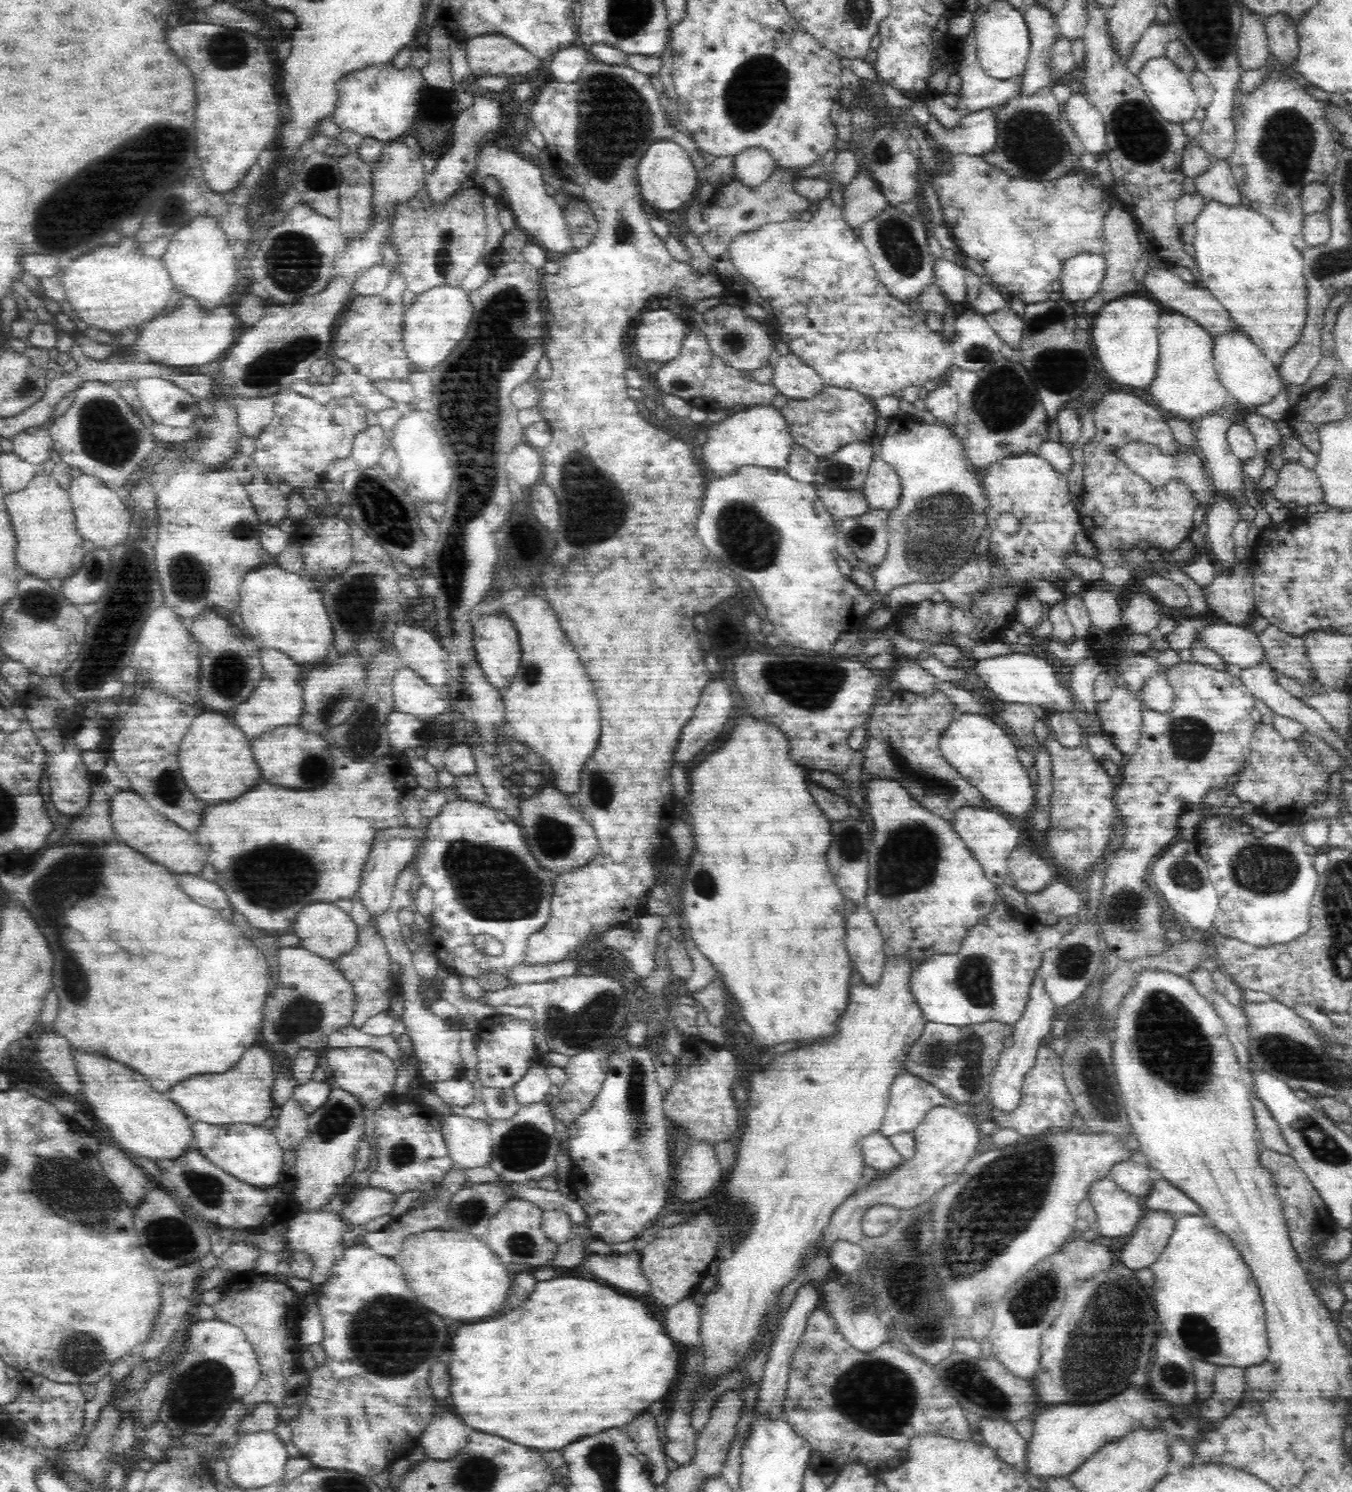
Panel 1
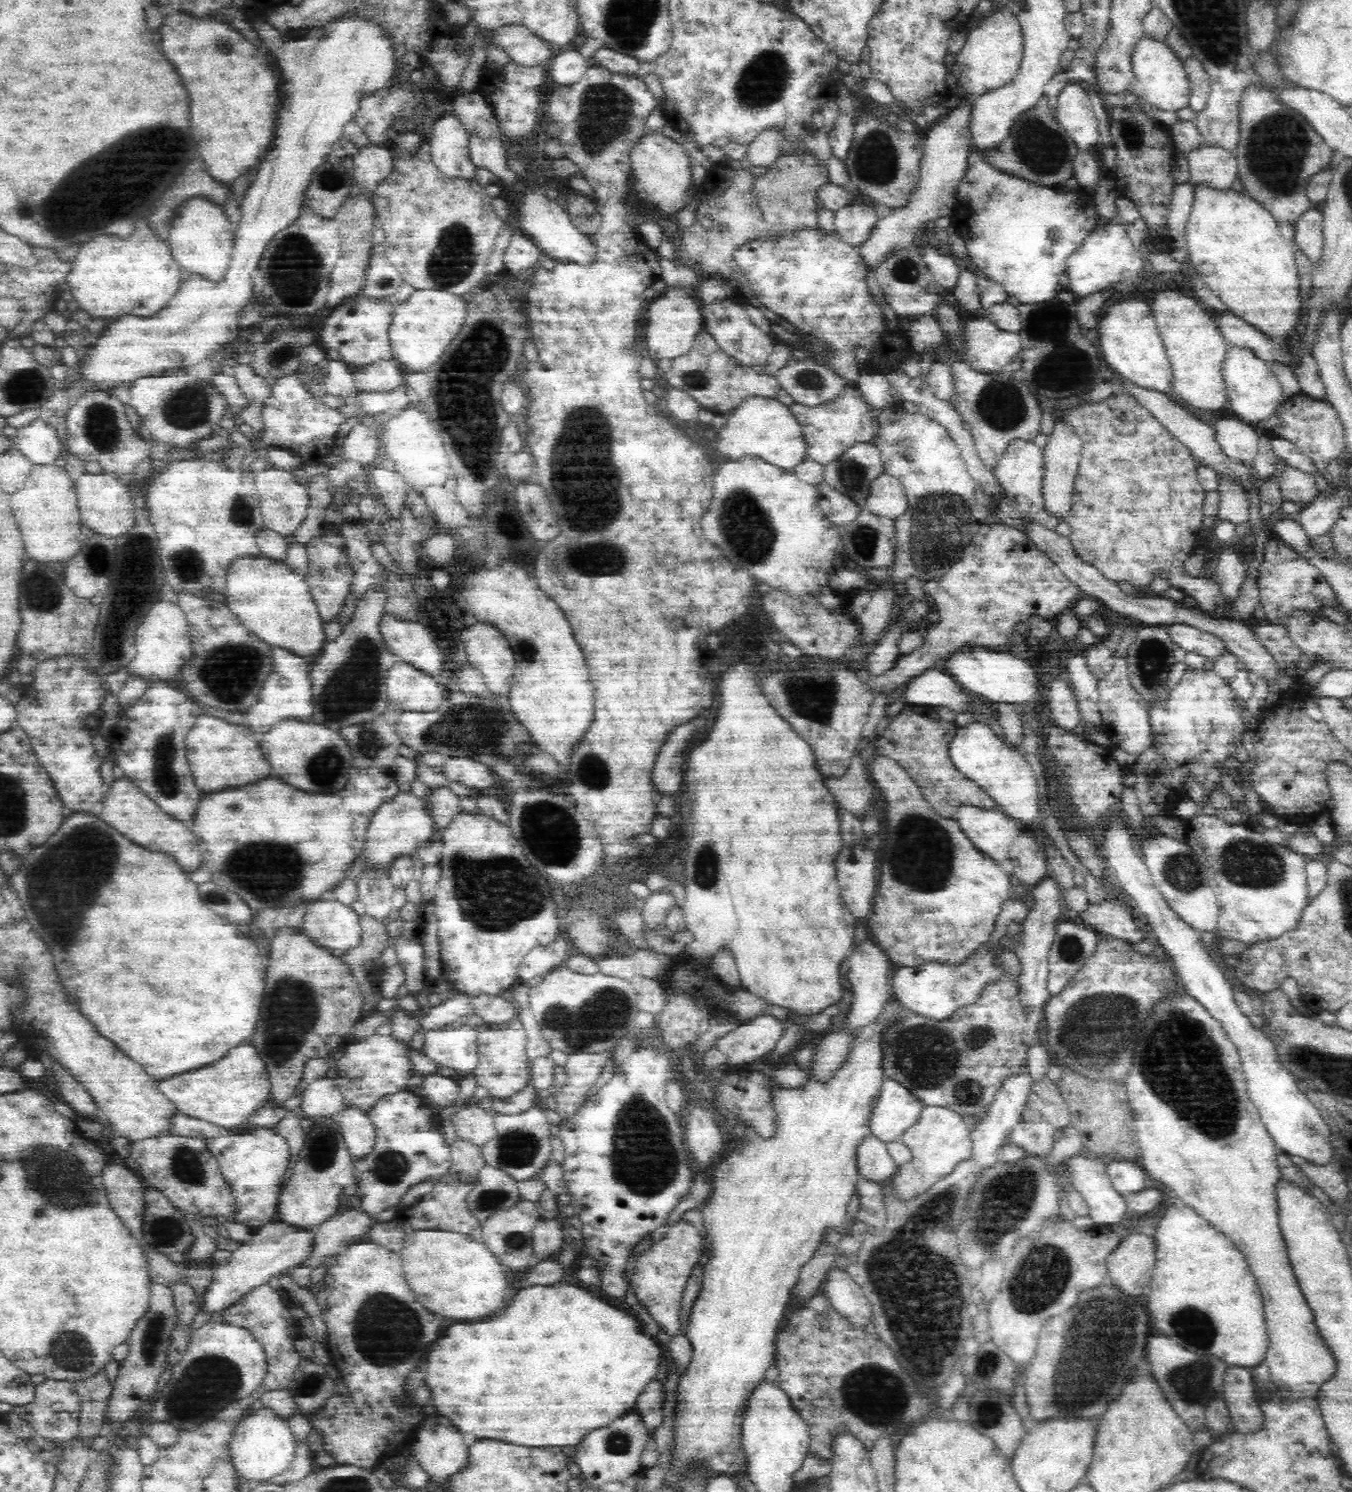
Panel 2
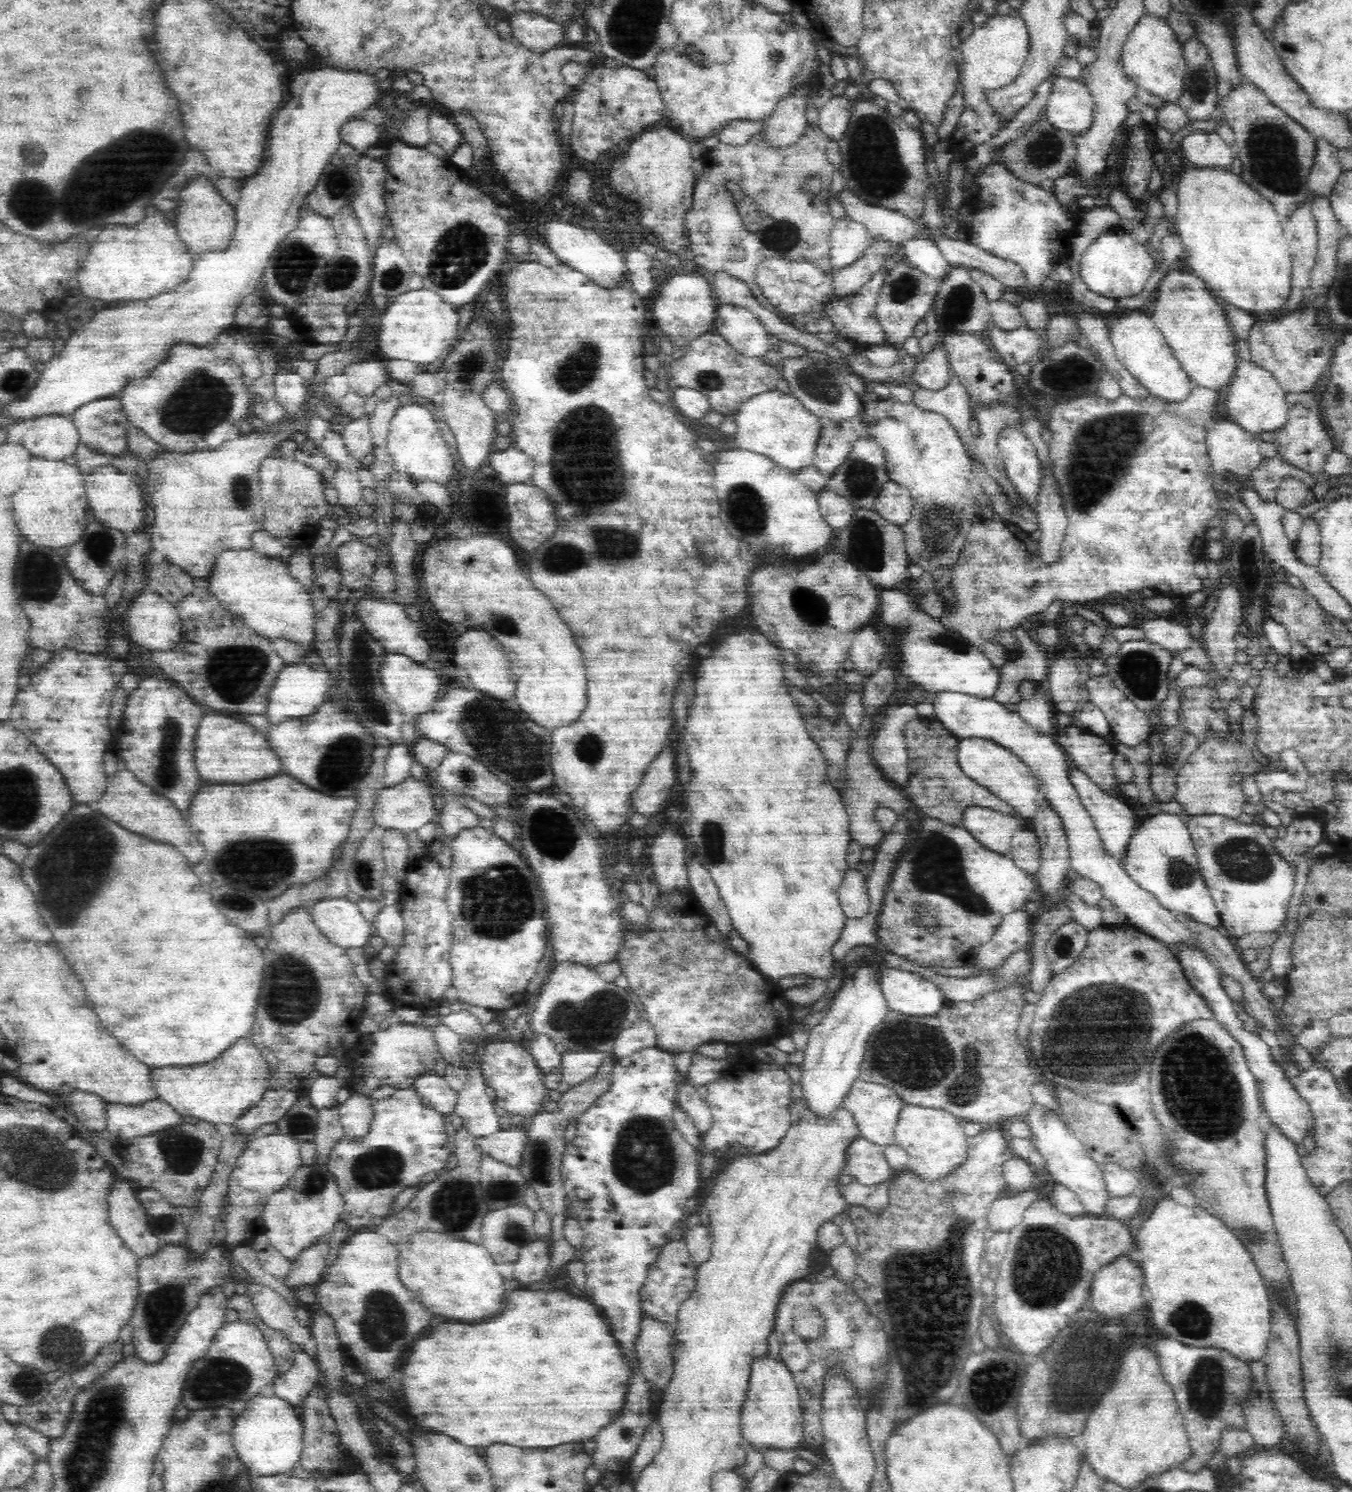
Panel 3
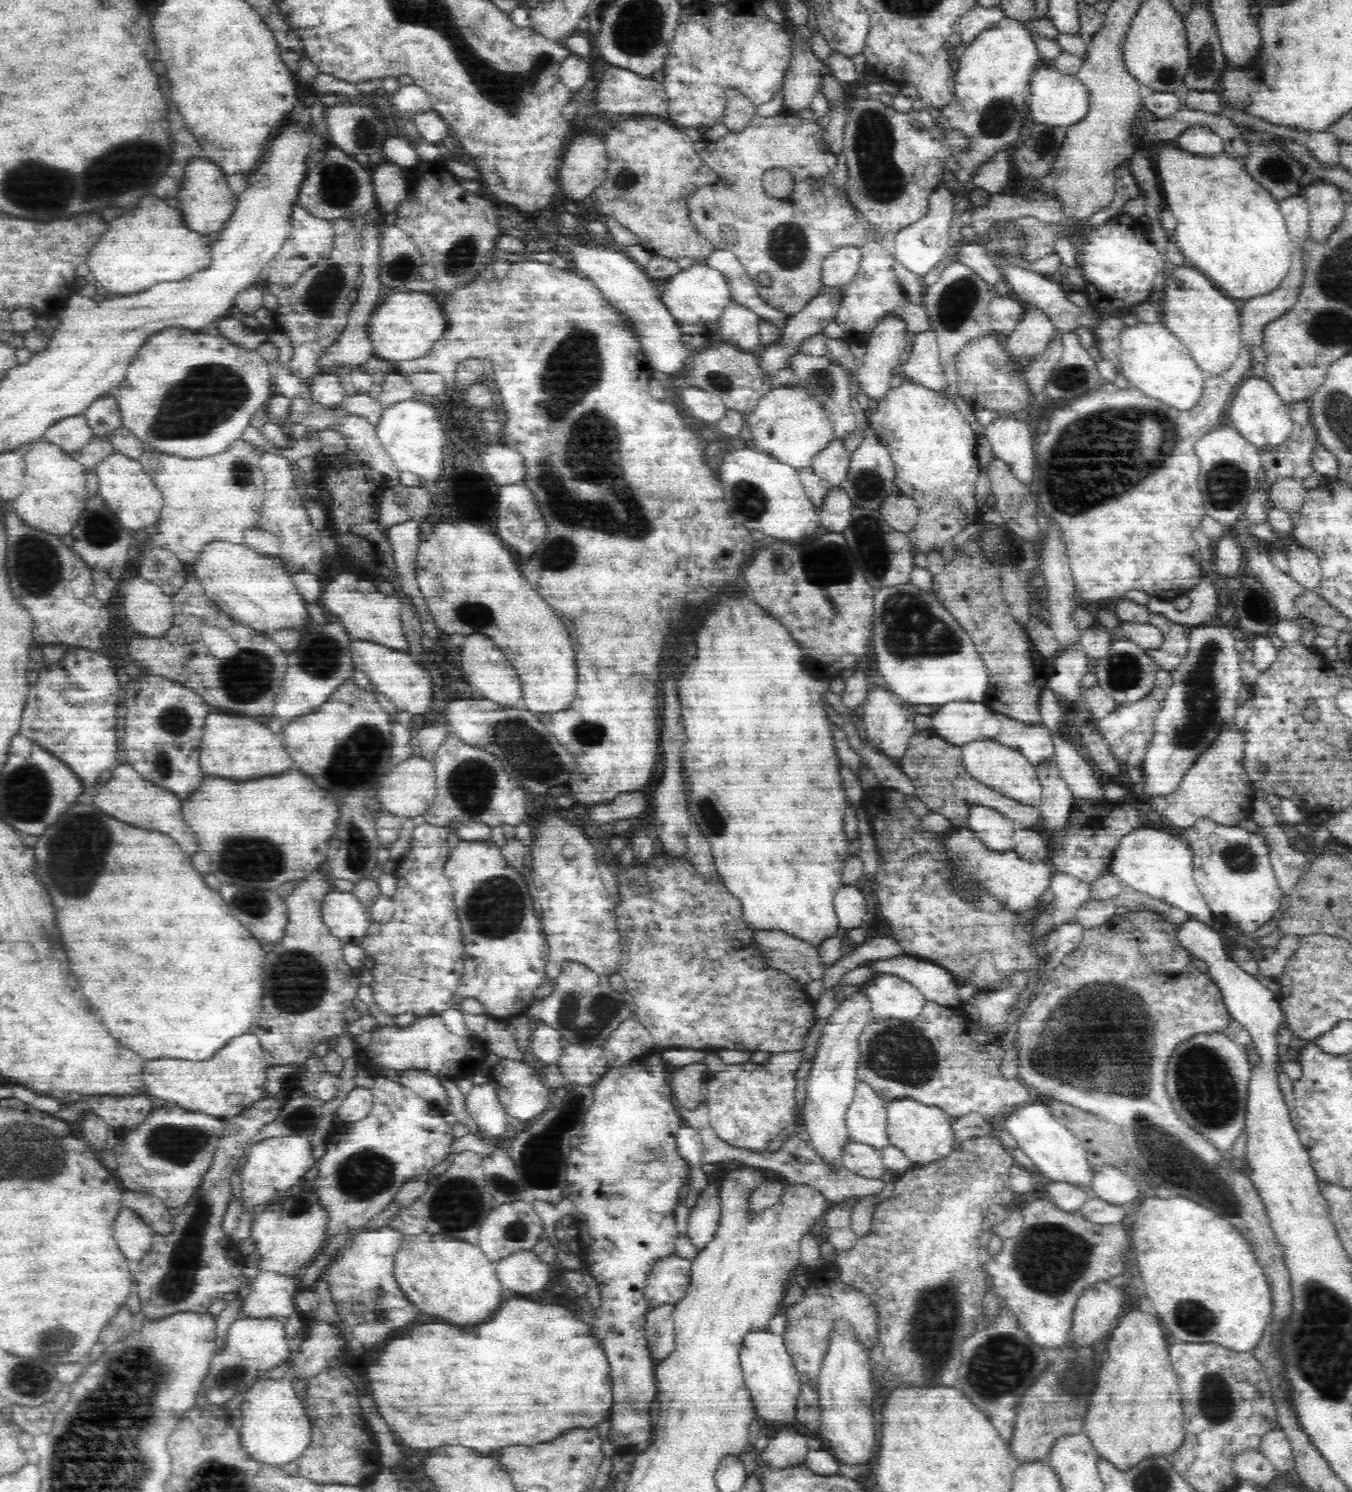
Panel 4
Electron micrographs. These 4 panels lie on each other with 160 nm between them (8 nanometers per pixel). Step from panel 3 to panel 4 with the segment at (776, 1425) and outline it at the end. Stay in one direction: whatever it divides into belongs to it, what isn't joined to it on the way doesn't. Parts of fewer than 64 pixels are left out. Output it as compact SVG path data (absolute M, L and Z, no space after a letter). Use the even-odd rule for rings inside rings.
M769 1324L752 1326L742 1336L739 1353L745 1385L750 1391L757 1416L768 1421L795 1420L794 1404L801 1386L793 1355L785 1343L785 1335L772 1332Z

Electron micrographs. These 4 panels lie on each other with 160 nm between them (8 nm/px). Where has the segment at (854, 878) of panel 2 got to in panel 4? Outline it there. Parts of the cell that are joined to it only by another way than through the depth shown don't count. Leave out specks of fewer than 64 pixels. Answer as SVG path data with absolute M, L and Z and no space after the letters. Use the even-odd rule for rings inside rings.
M842 885L834 895L832 908L834 909L837 928L840 932L852 930L852 928L856 930L858 927L868 924L864 920L864 916L866 916L865 898L864 895L862 895L861 888L859 886Z

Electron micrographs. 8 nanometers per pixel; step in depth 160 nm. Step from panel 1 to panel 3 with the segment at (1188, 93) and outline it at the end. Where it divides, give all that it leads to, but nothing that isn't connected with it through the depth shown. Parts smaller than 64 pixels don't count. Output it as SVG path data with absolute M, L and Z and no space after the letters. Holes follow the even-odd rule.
M1145 11L1130 30L1121 50L1124 72L1140 87L1163 100L1175 100L1180 96L1186 61L1183 41L1177 37L1169 18L1164 14Z

